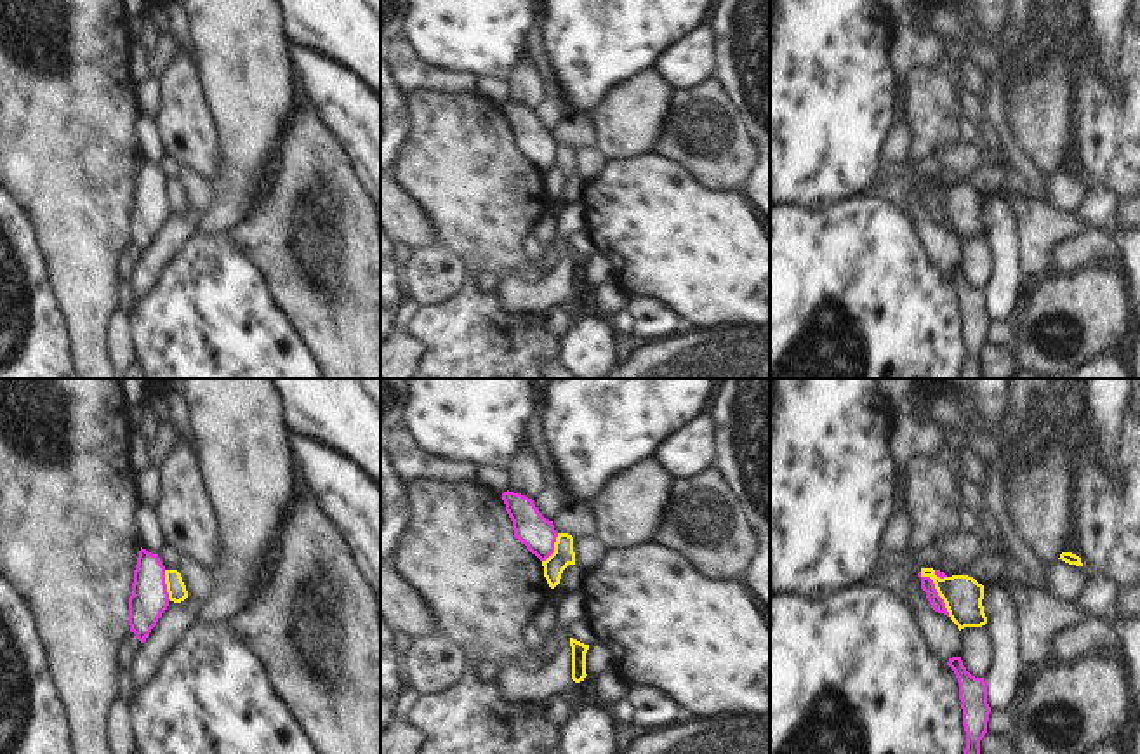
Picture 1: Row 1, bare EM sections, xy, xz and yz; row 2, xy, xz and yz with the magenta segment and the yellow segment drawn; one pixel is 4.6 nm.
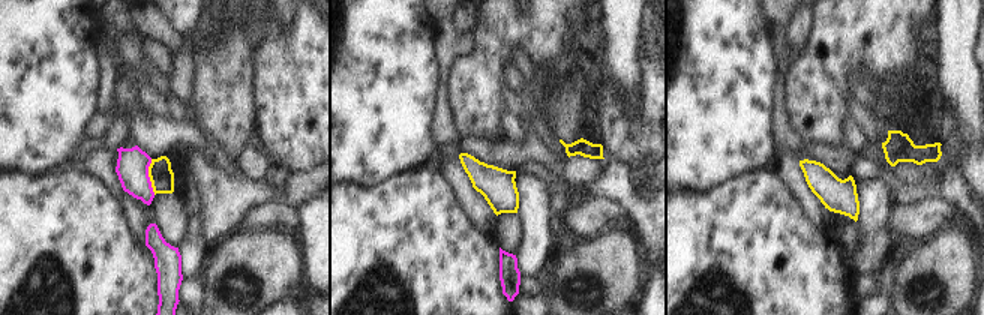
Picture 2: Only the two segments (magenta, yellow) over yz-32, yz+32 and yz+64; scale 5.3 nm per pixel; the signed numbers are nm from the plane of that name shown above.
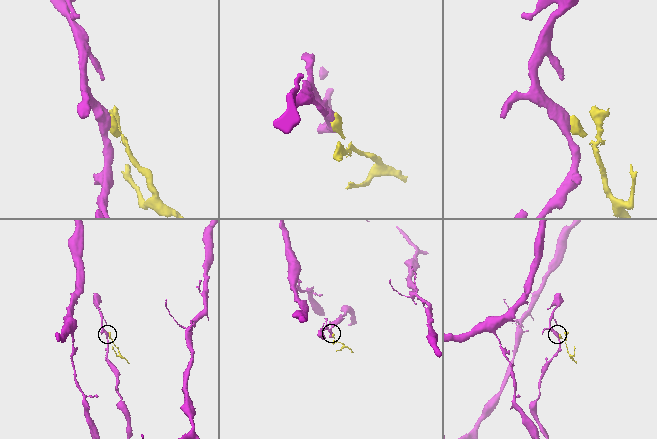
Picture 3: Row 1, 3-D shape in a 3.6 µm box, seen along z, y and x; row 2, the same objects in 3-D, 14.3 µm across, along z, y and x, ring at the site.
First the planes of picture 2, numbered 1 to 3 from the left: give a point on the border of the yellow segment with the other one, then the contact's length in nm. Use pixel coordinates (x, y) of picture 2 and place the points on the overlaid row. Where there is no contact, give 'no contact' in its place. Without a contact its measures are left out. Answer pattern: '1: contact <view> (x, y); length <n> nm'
1: contact yz-32 (149, 177); length 190 nm
2: no contact
3: no contact

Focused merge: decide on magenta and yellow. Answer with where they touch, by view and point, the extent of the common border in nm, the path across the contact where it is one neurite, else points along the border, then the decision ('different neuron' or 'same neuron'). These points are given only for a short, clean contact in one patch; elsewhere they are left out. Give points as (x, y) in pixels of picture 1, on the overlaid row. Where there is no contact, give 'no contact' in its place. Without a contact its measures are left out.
contact yz (937, 593); length 240 nm; border yz (920, 572), (932, 581), (949, 615); different neuron

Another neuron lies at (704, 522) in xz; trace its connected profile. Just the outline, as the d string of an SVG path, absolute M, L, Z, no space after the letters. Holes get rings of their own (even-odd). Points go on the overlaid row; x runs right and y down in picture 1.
M709 469L673 480L669 504L653 544L683 554L702 575L739 580L756 554L756 535L739 497Z

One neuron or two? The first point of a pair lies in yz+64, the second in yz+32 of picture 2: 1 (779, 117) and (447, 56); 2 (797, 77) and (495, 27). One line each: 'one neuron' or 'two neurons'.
1: one neuron
2: one neuron

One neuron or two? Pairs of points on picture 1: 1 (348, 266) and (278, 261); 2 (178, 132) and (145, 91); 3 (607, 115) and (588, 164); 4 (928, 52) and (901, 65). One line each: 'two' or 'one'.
1: one
2: two
3: two
4: one

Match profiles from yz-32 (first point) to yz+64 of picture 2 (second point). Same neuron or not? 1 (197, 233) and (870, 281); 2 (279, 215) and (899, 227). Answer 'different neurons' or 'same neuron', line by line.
1: different neurons
2: same neuron

